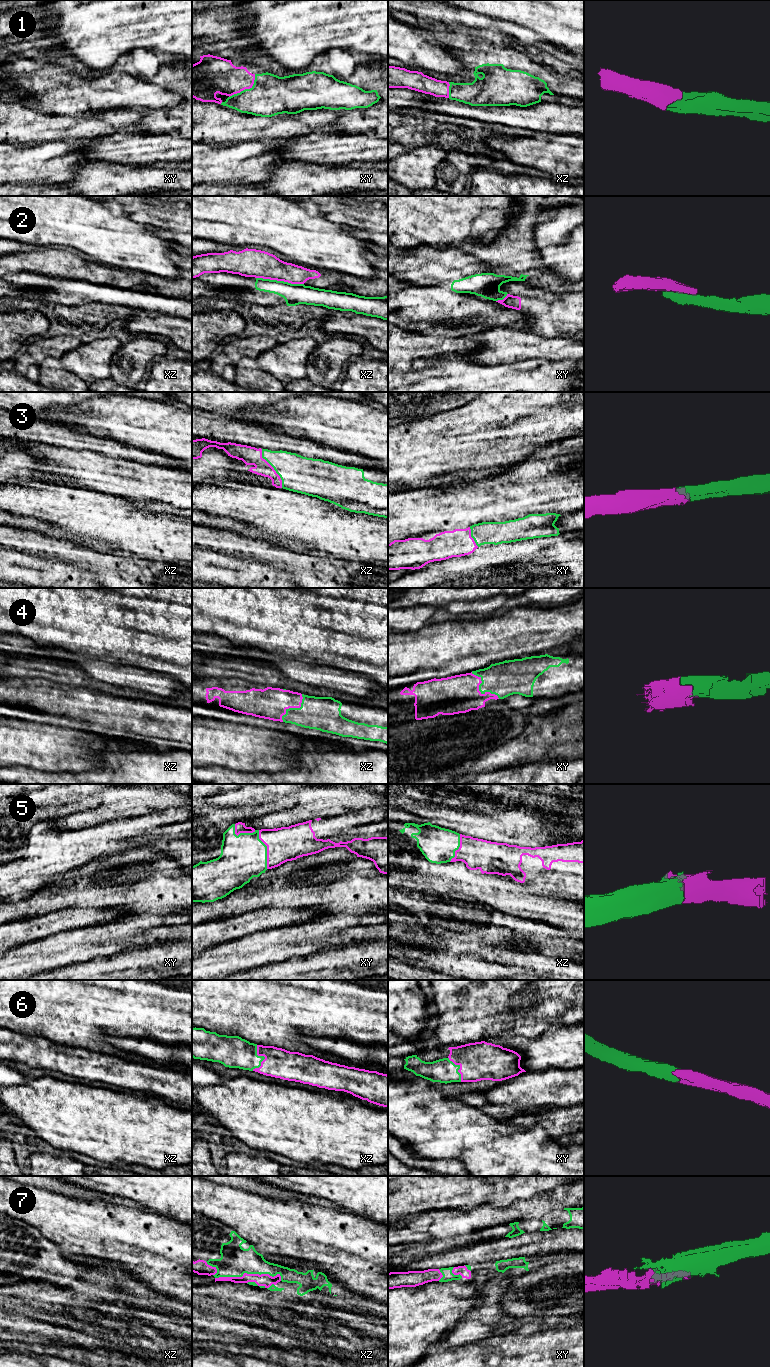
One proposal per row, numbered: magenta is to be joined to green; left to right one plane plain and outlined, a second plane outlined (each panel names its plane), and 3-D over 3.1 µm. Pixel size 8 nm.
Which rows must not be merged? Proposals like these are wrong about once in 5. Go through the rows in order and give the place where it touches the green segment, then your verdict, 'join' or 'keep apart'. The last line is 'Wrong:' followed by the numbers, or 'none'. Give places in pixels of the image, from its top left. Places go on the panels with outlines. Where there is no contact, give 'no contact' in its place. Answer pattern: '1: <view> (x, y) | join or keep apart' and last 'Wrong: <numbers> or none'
1: xy (246, 89) | join
2: xz (280, 281) | keep apart
3: xz (273, 467) | join
4: xy (479, 690) | join
5: xy (266, 849) | join
6: xz (264, 1057) | join
7: xz (248, 1273) | join
Wrong: 2

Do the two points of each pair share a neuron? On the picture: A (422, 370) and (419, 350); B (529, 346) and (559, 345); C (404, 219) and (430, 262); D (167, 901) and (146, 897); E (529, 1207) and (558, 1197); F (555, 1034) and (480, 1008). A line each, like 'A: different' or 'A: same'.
A: different
B: same
C: different
D: same
E: same
F: different

